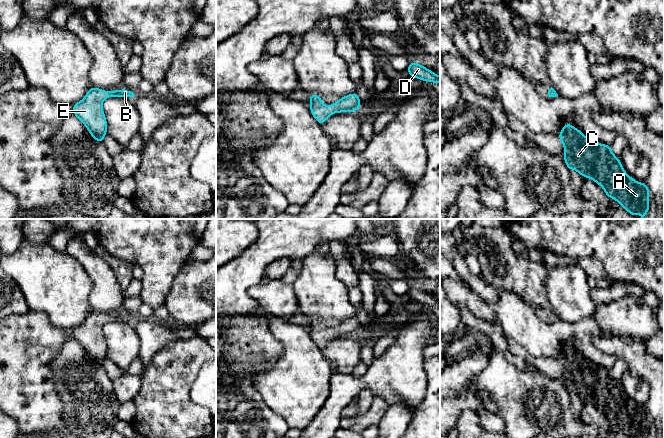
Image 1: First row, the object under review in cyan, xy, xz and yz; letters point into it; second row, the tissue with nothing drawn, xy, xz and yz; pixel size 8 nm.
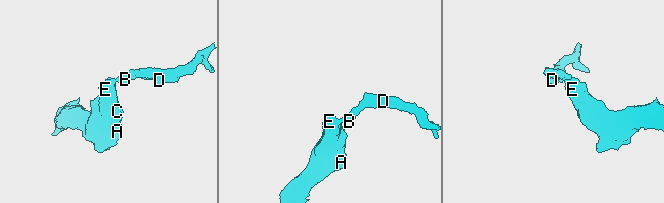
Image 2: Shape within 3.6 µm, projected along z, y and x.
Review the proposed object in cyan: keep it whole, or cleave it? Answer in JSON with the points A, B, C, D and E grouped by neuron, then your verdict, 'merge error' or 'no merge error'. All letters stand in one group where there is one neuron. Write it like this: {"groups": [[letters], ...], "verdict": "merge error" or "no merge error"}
{"groups": [["A", "B", "C", "D", "E"]], "verdict": "no merge error"}

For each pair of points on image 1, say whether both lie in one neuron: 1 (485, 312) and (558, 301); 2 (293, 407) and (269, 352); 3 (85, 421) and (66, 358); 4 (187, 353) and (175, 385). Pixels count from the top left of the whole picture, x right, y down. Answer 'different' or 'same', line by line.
1: different
2: different
3: same
4: same

